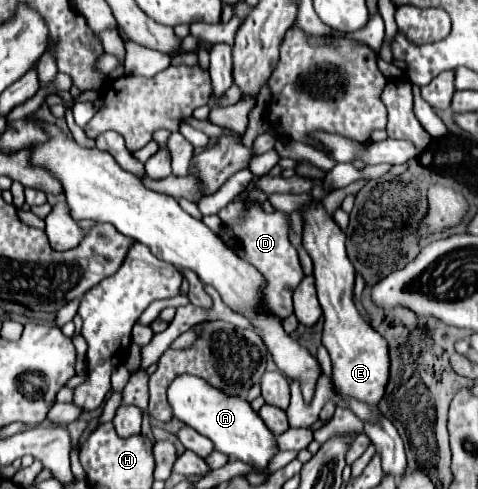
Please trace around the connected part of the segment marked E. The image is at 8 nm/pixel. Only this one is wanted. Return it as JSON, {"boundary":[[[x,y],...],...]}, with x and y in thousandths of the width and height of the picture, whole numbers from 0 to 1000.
{"boundary":[[[653,413],[636,429],[636,487],[632,503],[657,536],[657,569],[665,613],[678,634],[678,687],[674,703],[686,724],[695,724],[695,773],[699,785],[728,810],[791,826],[812,781],[812,703],[808,695],[778,675],[766,654],[753,646],[736,618],[741,589],[741,544],[728,532],[720,503],[720,474],[707,458],[678,434],[674,413]]]}

